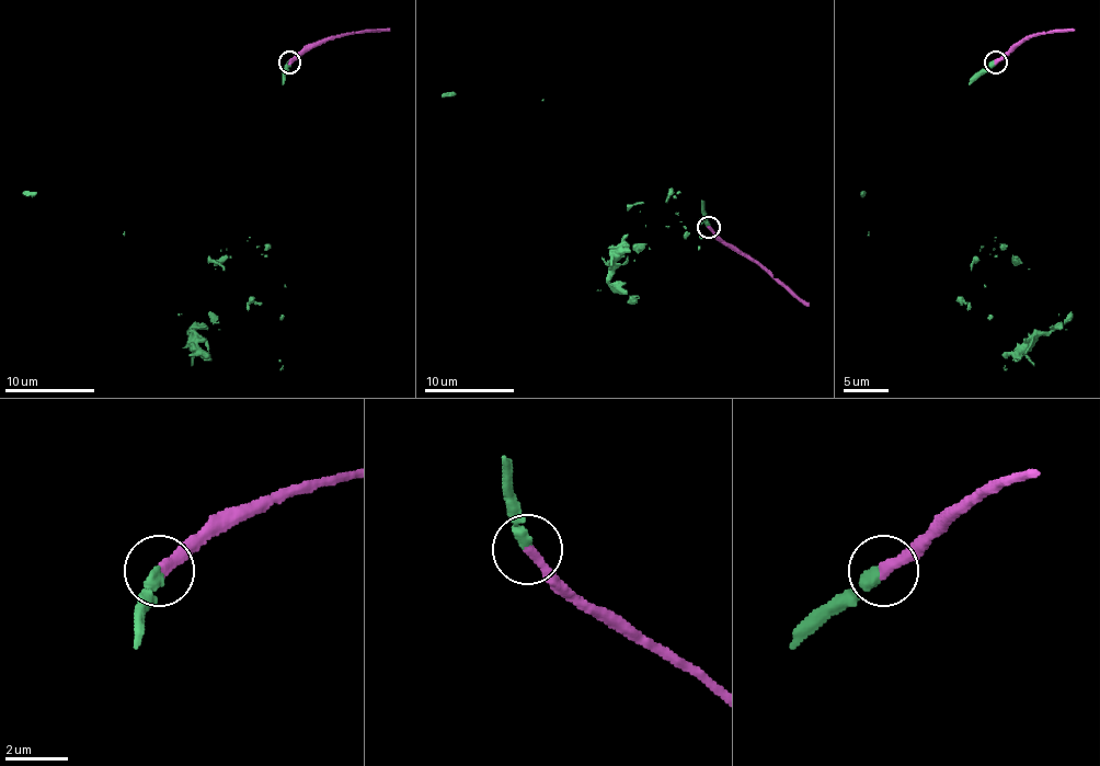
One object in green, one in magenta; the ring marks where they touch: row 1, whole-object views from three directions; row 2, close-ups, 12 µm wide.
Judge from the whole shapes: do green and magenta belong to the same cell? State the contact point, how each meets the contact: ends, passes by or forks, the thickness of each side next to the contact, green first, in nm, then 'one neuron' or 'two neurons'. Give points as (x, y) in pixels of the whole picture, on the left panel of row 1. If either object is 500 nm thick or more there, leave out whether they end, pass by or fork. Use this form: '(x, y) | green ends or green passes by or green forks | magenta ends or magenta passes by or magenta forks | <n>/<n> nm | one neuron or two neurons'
(289, 61) | green ends | magenta ends | 380/360 nm | one neuron

